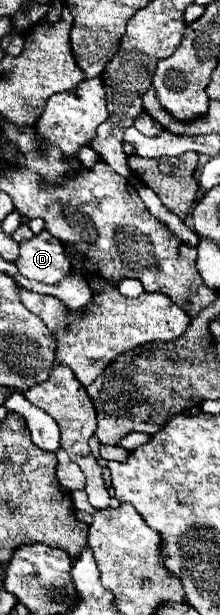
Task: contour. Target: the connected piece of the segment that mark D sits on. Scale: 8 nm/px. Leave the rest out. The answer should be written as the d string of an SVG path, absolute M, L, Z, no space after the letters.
M45 230L35 234L31 240L21 242L17 266L23 276L43 284L57 284L71 270L63 244Z

